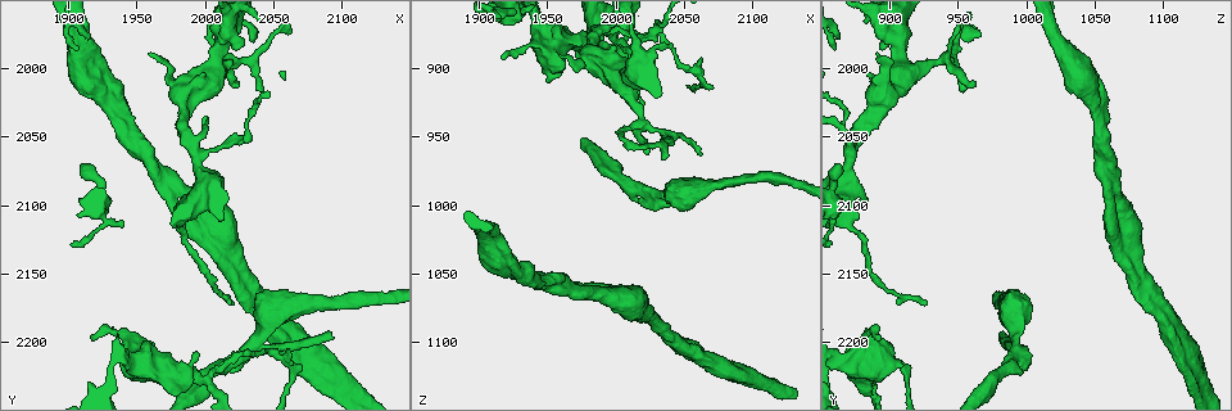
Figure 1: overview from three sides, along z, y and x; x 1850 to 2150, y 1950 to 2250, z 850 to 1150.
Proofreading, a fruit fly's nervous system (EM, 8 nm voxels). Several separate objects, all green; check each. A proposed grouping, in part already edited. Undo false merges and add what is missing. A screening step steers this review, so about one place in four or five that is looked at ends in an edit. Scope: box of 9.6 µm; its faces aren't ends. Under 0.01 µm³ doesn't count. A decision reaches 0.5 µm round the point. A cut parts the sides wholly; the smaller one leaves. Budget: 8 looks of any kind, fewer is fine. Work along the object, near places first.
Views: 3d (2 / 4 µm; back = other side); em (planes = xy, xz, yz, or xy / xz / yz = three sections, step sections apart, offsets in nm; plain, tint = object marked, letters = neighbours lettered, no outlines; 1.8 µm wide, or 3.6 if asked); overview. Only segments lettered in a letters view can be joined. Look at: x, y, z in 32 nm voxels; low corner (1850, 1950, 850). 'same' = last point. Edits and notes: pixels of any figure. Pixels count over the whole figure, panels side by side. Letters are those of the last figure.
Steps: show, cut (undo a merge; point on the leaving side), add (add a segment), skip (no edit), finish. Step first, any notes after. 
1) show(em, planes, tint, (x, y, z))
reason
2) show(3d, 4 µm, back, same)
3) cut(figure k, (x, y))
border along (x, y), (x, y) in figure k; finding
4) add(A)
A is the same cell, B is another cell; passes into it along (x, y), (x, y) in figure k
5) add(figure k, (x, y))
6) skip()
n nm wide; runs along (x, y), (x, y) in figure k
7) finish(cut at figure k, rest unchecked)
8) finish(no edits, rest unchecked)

show(3d, 2 µm, (1982, 2226, 880))
arms part here

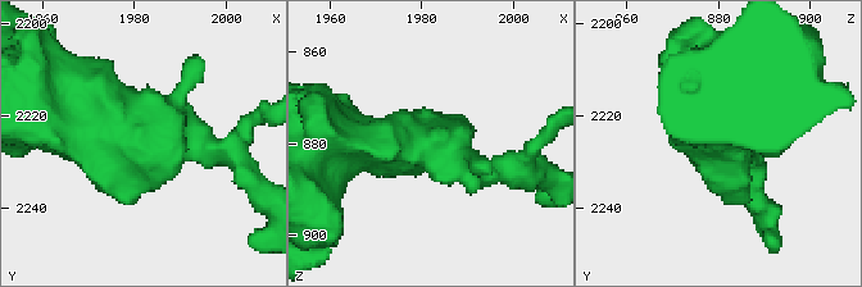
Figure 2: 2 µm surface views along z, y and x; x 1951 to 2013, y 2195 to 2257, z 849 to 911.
show(em, planes, plain, (1982, 2227, 881))

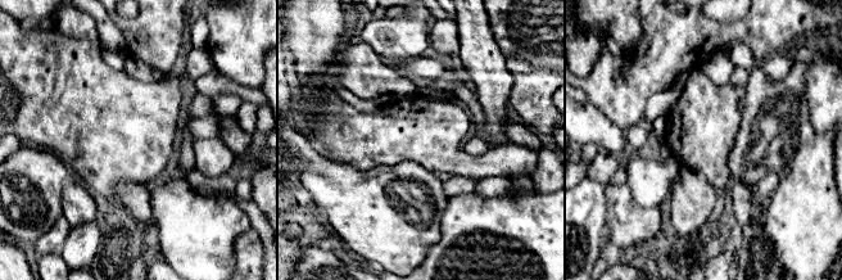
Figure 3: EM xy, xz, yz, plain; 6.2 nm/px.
show(em, planes, letters, same)
what lies round it

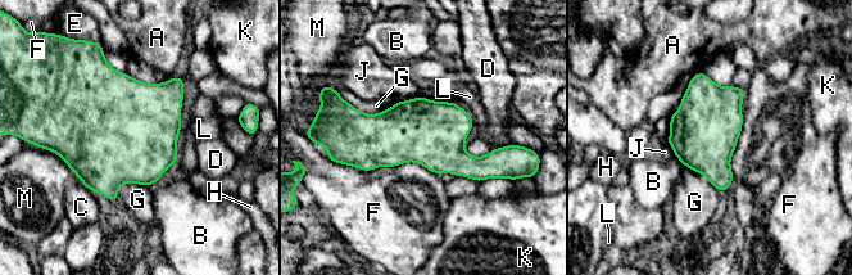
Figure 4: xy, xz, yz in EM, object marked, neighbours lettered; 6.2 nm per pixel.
skip()
A, B, C, D, E, F, G, H, J, K, L and M are other cells; border along (338, 162), (417, 162), (436, 175) in figure 4; one neuron here

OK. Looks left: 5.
show(3d, 2 µm, (2034, 1978, 964))
branch stops here

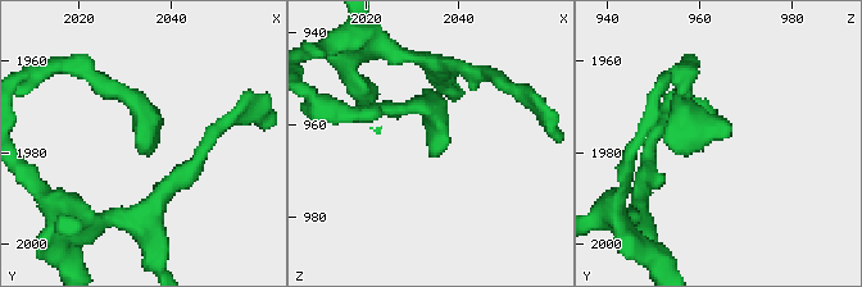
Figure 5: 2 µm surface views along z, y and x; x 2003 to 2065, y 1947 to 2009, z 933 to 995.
show(em, xz, step 4, tint, (2034, 1976, 966))

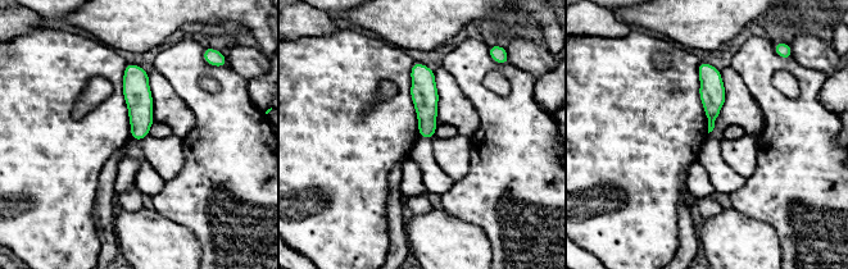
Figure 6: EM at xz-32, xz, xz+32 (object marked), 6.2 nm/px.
show(em, planes, letters, same)
another direction

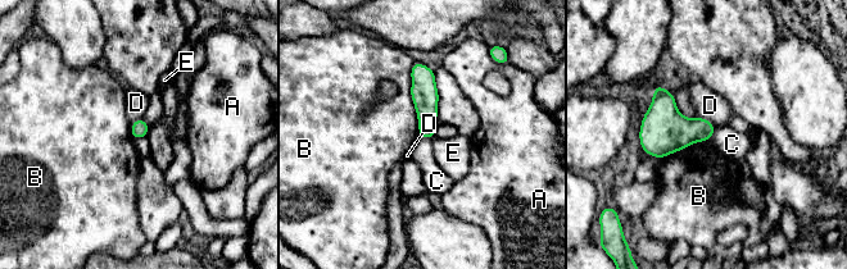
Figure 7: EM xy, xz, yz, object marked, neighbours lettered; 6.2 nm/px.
skip()
B touches over 480 nm; A, B, C, D and E are other cells; runs along (416, 65), (422, 76), (430, 135) in figure 7; none of them fits

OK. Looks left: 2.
show(em, planes, letters, (2034, 2202, 990))
small branch off a trunk

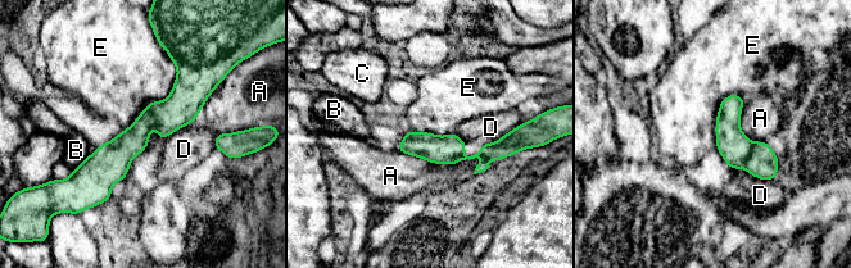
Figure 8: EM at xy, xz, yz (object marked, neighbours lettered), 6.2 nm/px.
skip()
190 nm wide; A, B, C, D and E are other cells; runs along (182, 69), (99, 198) in figure 8; continuous, no second neuron

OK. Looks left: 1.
finish(no edits, rest unchecked)

